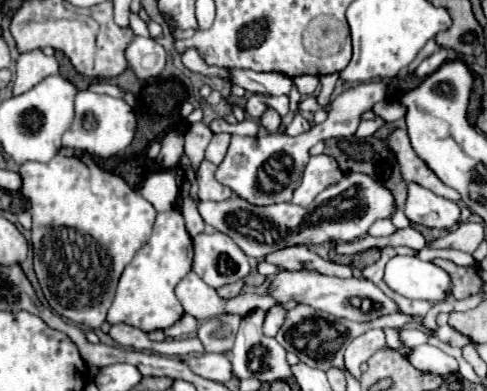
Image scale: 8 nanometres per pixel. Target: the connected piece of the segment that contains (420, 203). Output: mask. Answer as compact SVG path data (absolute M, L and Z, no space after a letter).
M409 183L407 185L407 203L405 203L405 215L411 223L425 225L425 227L437 227L437 229L449 229L459 223L459 205L435 195L433 191Z

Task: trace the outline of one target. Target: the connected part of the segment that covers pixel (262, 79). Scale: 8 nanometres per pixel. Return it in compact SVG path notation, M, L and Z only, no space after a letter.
M233 69L231 71L235 85L241 85L249 93L259 95L289 95L293 87L293 79L279 71L245 71L245 69Z

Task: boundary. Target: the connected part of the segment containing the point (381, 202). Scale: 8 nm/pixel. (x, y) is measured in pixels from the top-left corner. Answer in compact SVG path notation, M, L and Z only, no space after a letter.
M347 173L343 179L325 191L321 191L309 207L299 207L293 203L287 205L247 205L247 201L239 197L229 197L227 201L197 201L195 203L203 221L213 225L217 231L229 235L245 255L253 259L265 259L267 253L275 249L283 249L287 245L297 245L299 241L323 243L327 239L333 241L355 241L367 233L371 223L381 217L391 217L393 213L393 197L363 173Z

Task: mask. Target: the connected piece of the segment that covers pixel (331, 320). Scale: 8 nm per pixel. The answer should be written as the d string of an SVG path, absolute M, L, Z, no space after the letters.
M297 305L295 309L291 309L287 313L287 321L283 325L283 329L279 329L277 333L277 341L291 353L295 353L305 365L309 367L317 367L327 371L331 361L339 361L343 357L343 351L347 347L347 343L353 337L363 335L369 329L381 329L381 327L405 327L409 322L413 323L415 317L403 313L381 315L369 323L353 323L347 319L337 319L329 313L323 311L315 311L309 305Z

